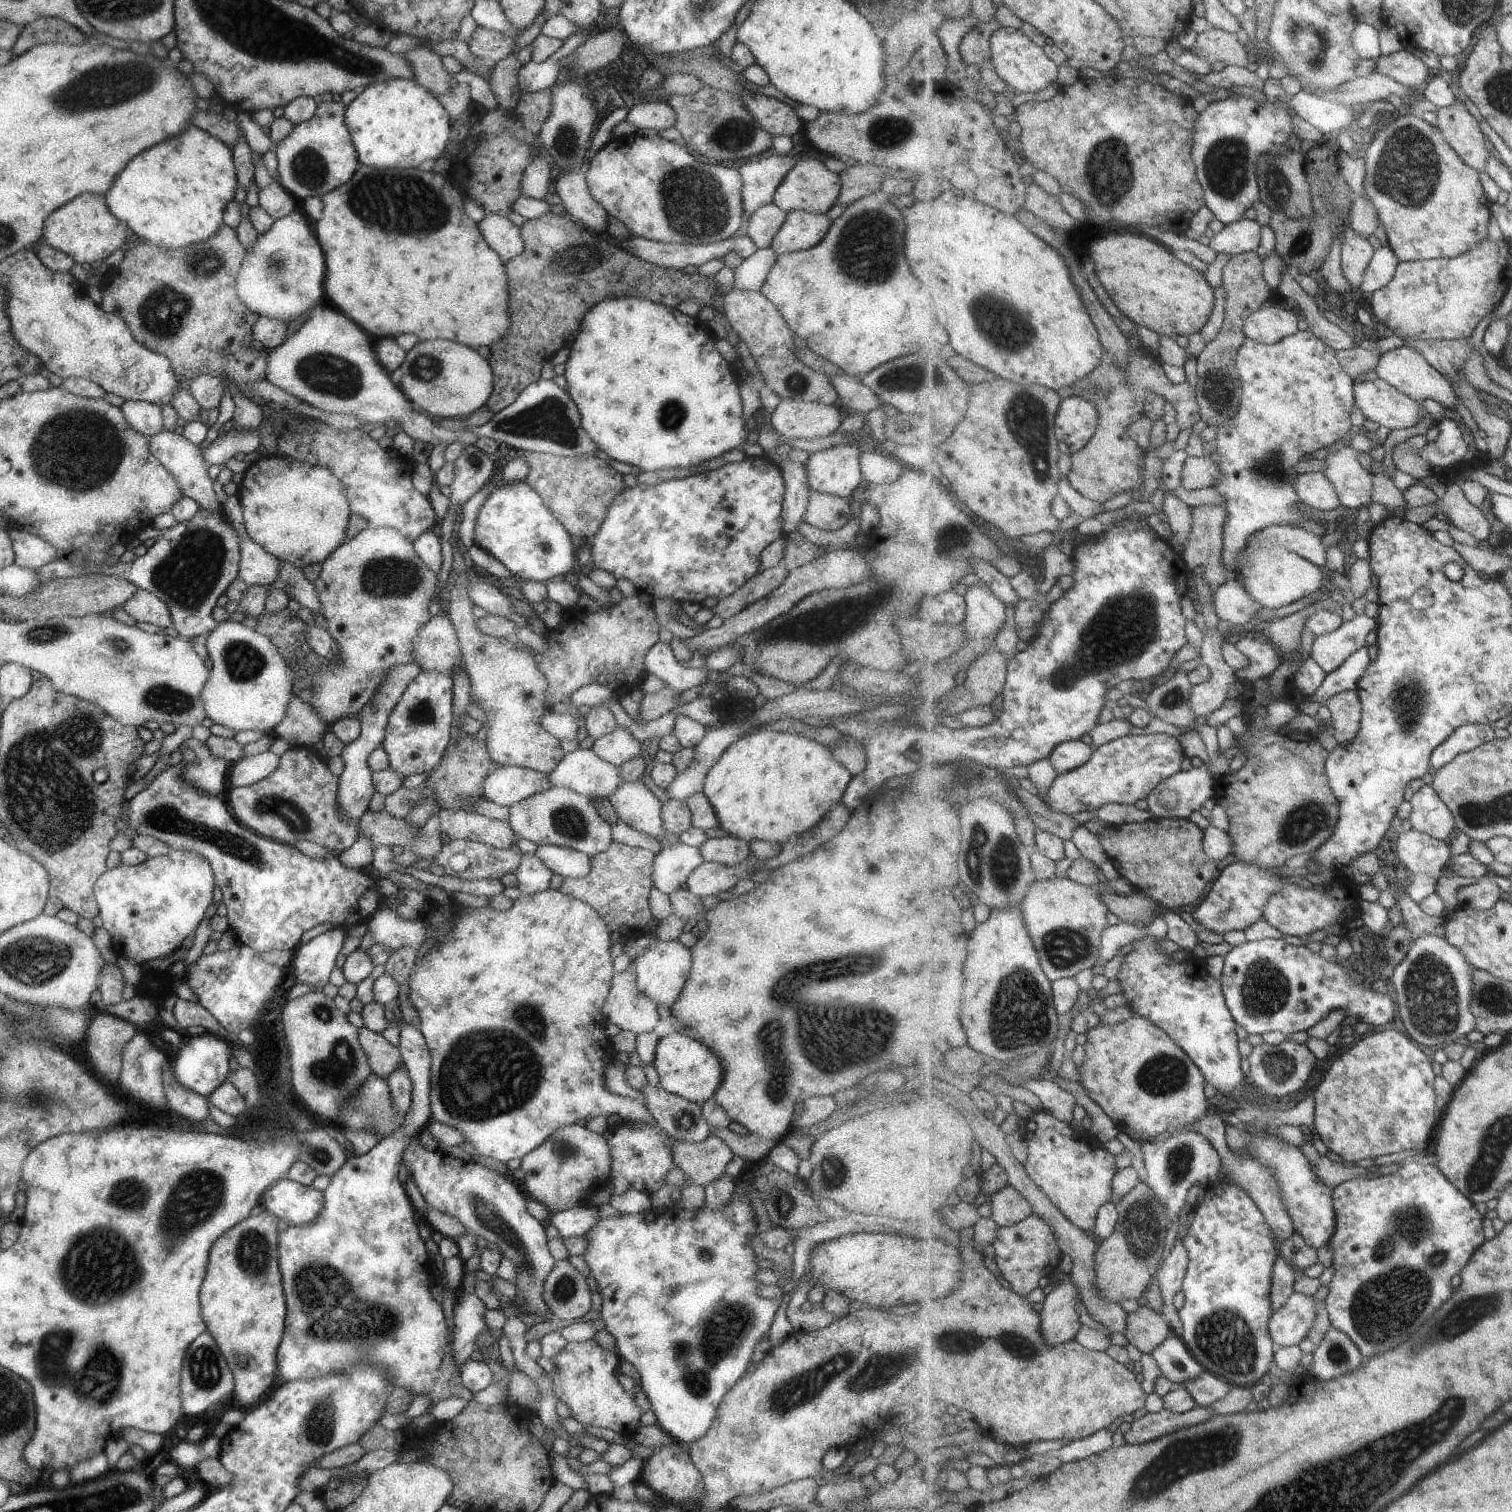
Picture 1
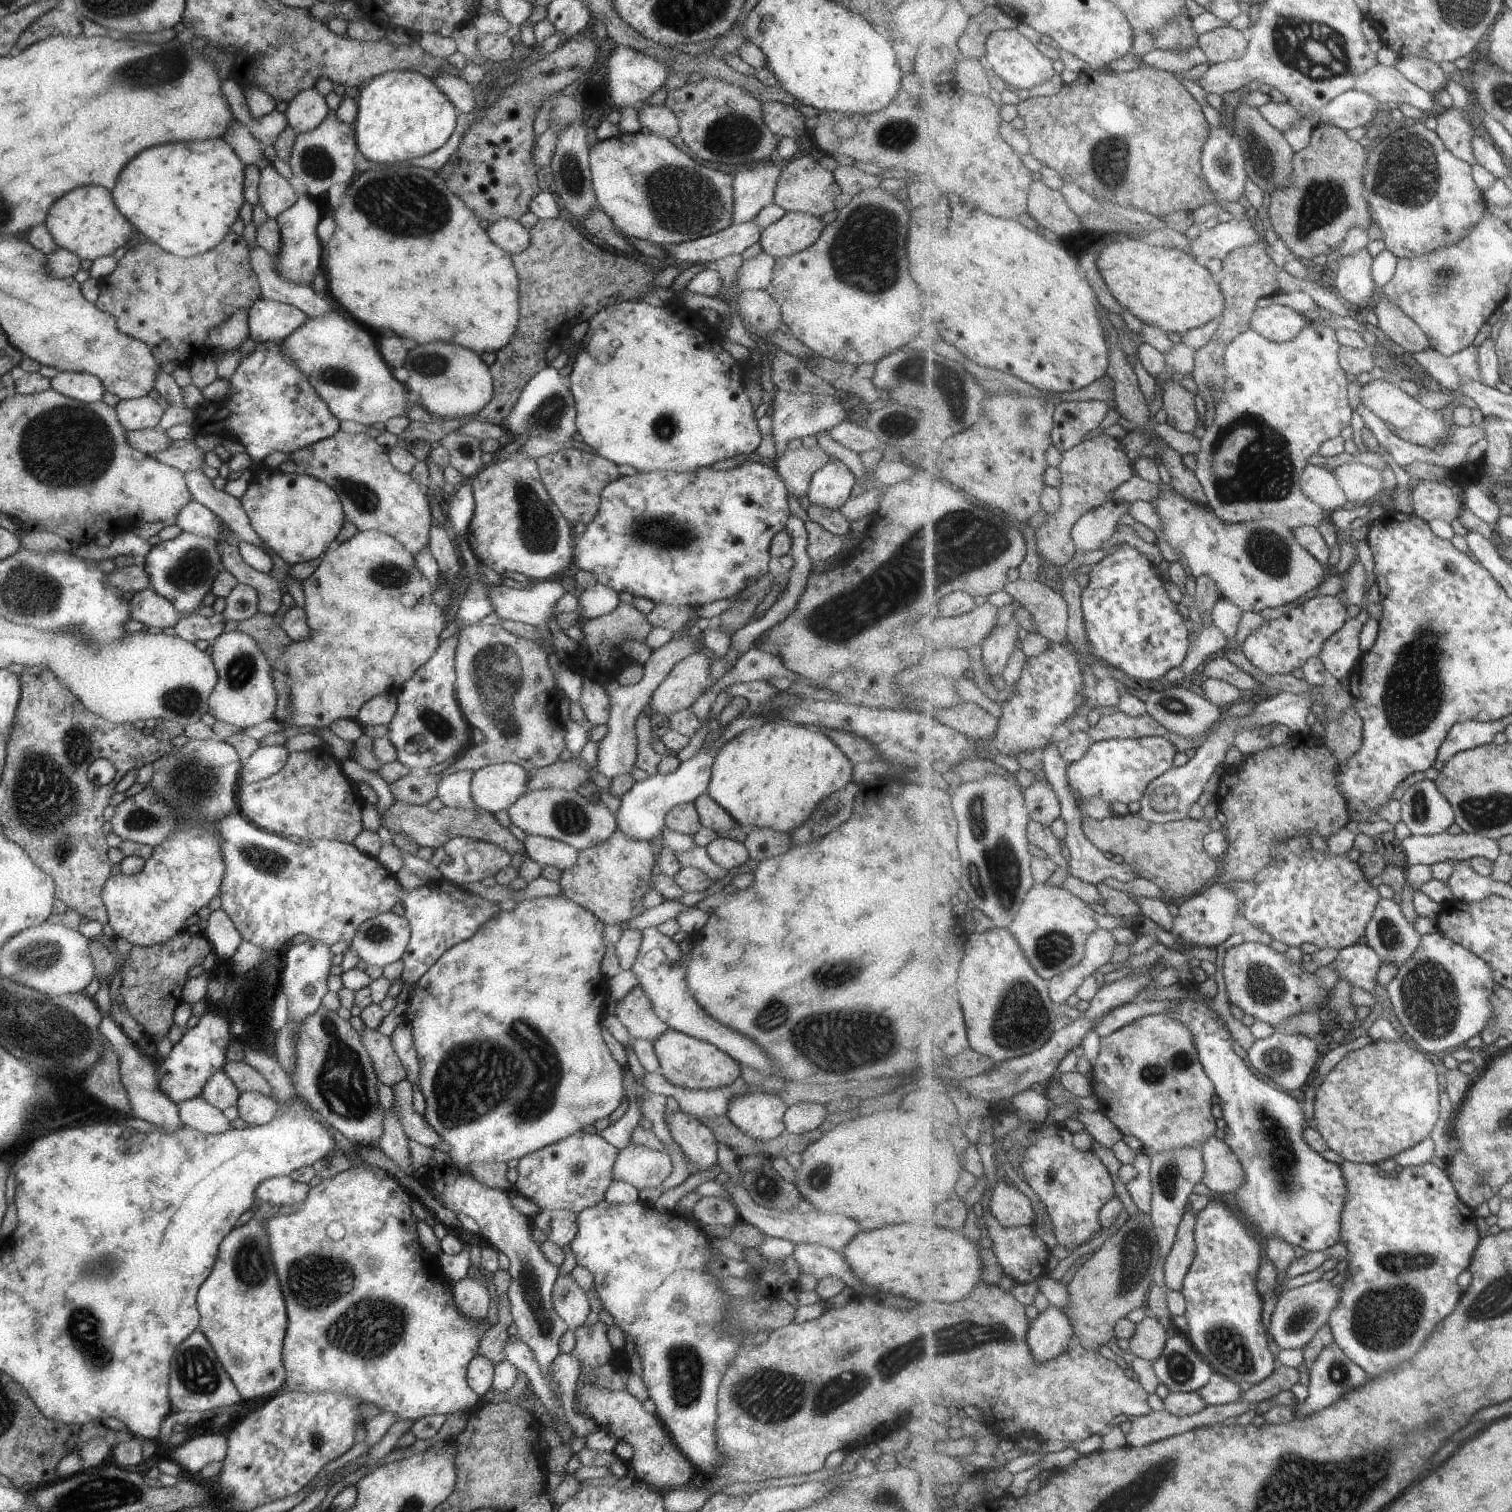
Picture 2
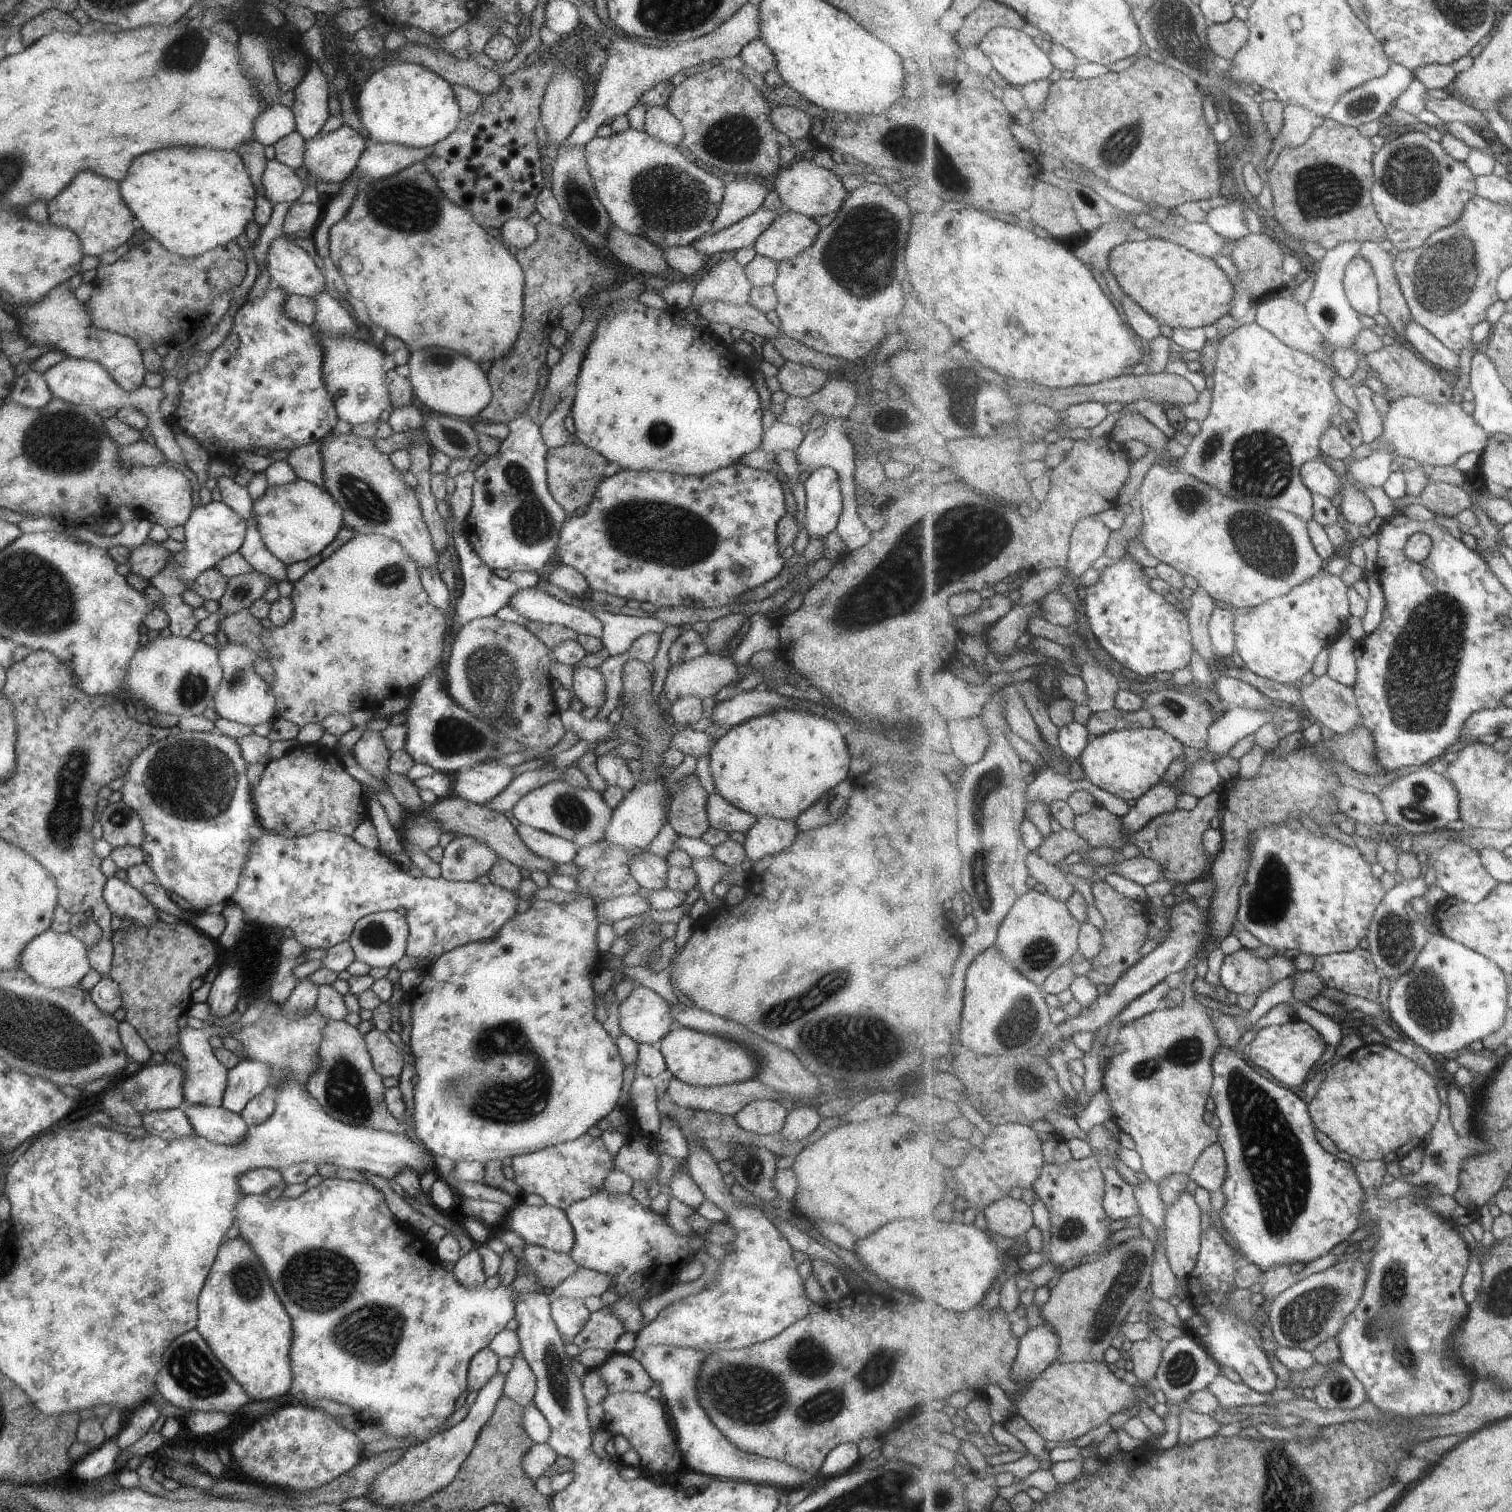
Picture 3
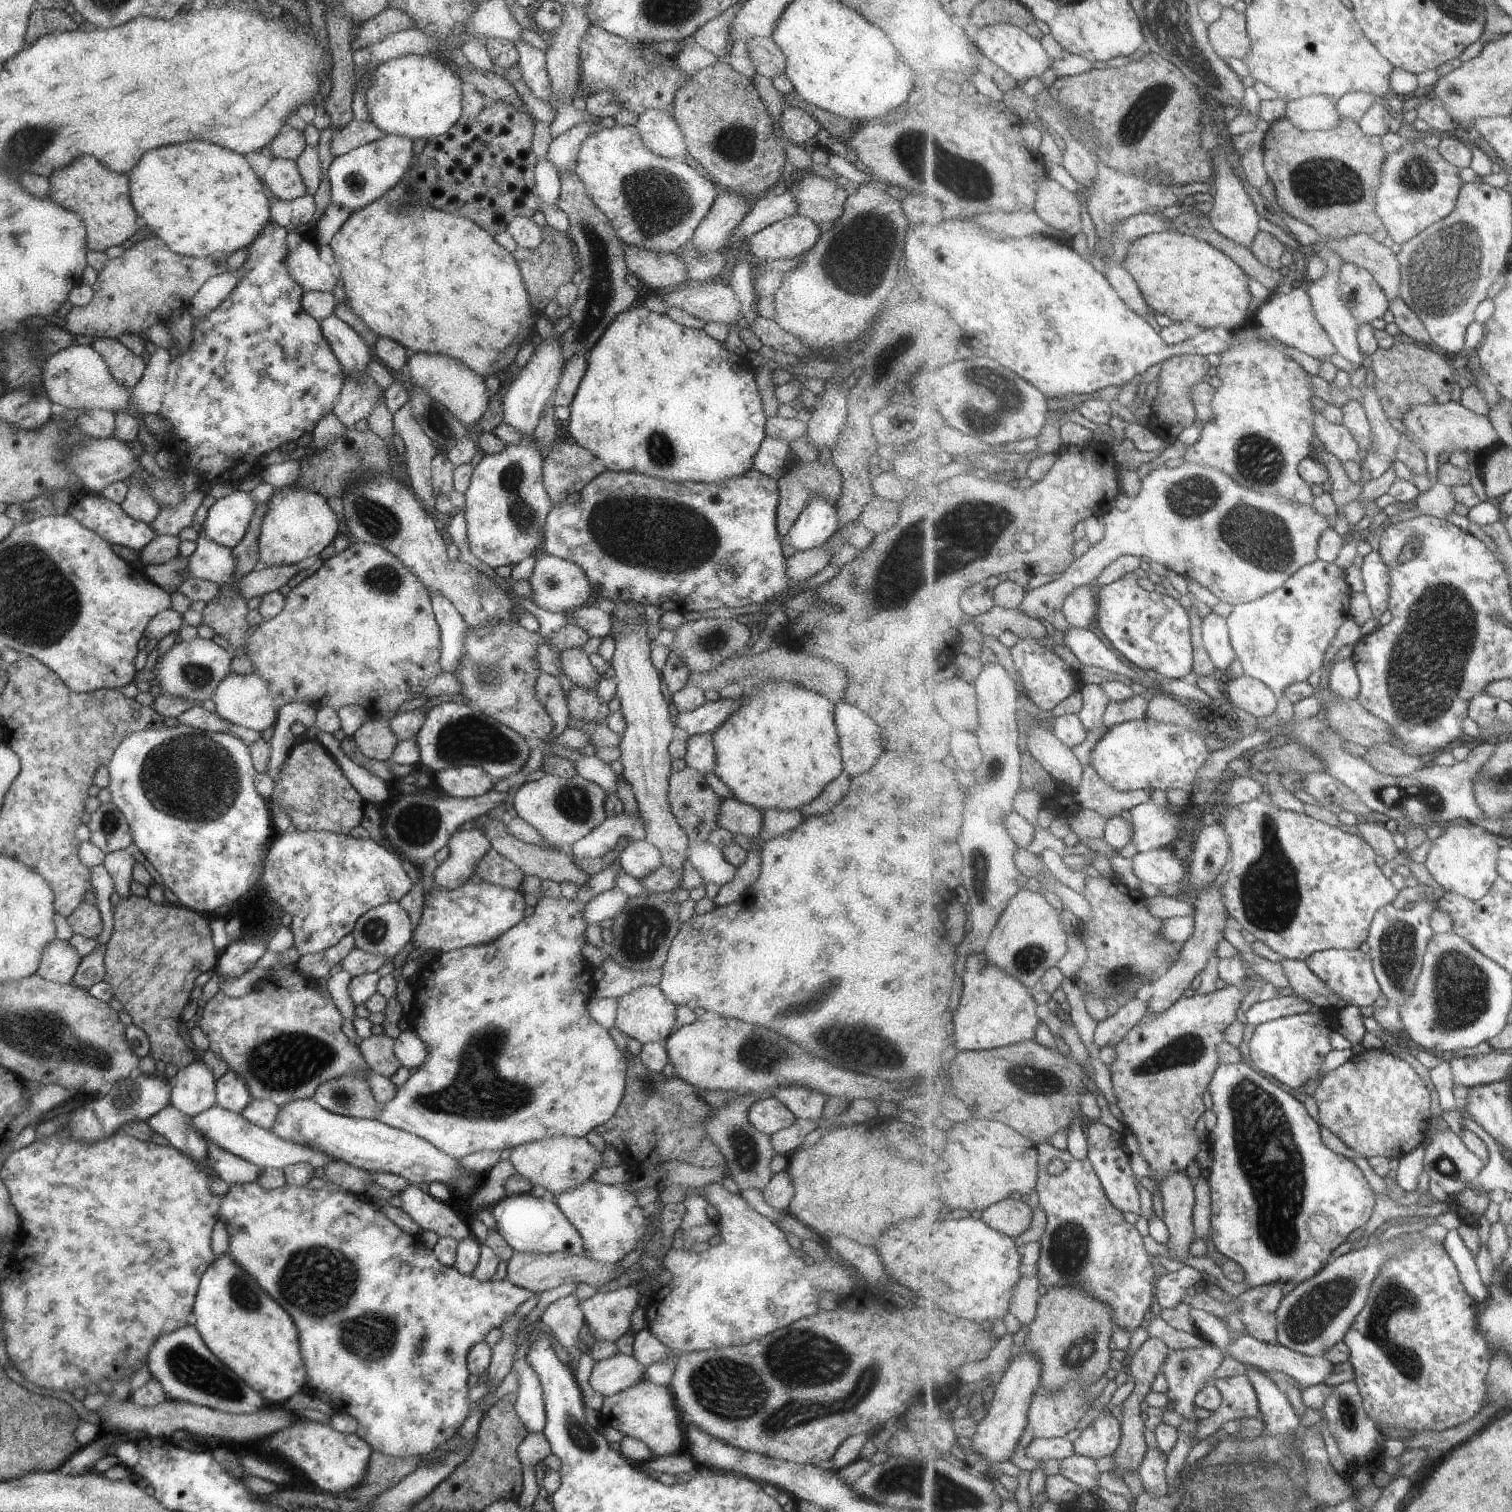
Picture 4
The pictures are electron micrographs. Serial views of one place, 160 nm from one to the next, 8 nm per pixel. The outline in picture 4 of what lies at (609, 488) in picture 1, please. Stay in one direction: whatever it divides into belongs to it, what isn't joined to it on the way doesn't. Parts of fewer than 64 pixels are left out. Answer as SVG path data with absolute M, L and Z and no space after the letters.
M556 442L545 452L542 460L542 485L554 504L562 503L567 494L579 492L594 476L605 470L604 462L600 458L575 442Z

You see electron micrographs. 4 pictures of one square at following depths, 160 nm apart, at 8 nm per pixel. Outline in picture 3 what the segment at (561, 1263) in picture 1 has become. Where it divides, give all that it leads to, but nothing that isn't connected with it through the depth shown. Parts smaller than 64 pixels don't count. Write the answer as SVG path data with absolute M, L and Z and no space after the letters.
M557 1297L550 1302L551 1318L559 1334L565 1339L575 1336L584 1327L589 1313L582 1299Z

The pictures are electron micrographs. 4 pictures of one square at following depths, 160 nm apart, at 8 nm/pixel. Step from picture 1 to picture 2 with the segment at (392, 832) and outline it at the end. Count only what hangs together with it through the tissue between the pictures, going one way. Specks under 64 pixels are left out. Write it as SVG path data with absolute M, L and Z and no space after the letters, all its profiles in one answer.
M395 802L385 808L381 816L380 824L389 828L390 832L399 832L407 838L411 838L417 847L428 847L434 850L454 837L470 837L474 840L489 842L505 850L510 856L514 853L525 854L522 842L517 840L507 828L503 828L491 812L476 808L462 810L459 808L450 808L441 806L437 811L429 811L424 805L415 806L415 804L403 804Z

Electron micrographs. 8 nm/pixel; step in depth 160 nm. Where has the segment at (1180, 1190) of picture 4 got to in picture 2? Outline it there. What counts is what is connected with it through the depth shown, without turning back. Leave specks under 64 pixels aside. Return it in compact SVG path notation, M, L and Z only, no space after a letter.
M1192 1210L1185 1212L1171 1254L1164 1262L1164 1280L1169 1291L1182 1291L1185 1278L1195 1262L1197 1254L1196 1226L1196 1212Z

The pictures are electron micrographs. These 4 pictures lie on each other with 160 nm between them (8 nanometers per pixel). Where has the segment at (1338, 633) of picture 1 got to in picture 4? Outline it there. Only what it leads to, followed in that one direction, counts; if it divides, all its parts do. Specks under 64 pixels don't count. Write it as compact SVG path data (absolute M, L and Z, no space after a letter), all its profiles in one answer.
M1351 658L1337 661L1331 666L1329 686L1336 697L1357 699L1361 690L1361 681Z

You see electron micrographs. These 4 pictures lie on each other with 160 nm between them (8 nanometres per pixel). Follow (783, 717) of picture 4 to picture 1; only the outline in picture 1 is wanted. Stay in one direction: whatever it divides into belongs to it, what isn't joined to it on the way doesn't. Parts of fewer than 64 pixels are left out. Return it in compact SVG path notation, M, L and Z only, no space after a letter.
M762 730L742 736L723 750L719 759L707 770L701 793L715 810L719 828L728 835L747 842L763 840L782 844L789 836L811 828L827 810L831 810L835 802L840 802L851 778L847 768L843 768L841 762L837 762L831 752L815 740L788 732Z

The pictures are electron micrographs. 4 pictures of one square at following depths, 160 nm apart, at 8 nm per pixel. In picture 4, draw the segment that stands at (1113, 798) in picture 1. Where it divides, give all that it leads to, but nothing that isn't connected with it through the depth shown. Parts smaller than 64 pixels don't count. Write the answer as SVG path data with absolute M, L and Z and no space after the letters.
M1149 716L1143 717L1108 729L1094 746L1089 764L1111 788L1122 793L1153 788L1166 791L1183 789L1193 794L1201 788L1198 772L1211 754L1205 744L1205 734L1173 723L1156 721Z

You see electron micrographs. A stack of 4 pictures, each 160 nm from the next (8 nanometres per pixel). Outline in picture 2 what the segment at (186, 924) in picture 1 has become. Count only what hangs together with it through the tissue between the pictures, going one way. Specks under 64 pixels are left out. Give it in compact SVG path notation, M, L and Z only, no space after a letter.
M215 737L188 739L179 747L172 747L169 752L159 756L151 763L153 774L146 785L153 788L157 800L165 804L167 810L173 810L175 830L159 844L151 847L152 854L144 861L139 874L124 875L122 873L109 876L101 888L108 925L113 930L113 938L123 938L125 942L136 946L154 946L169 940L173 934L184 930L185 920L197 910L206 907L209 900L219 894L221 880L225 874L223 848L219 846L219 834L215 824L229 814L239 813L237 793L242 785L239 777L241 762L232 748L223 740Z

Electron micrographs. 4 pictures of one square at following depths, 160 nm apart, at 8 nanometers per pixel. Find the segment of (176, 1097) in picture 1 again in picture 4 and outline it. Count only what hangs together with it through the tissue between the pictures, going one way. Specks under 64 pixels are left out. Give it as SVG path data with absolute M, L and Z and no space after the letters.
M217 1104L189 1119L192 1126L201 1136L211 1141L216 1147L225 1149L229 1154L242 1158L262 1169L267 1167L284 1169L286 1166L300 1162L306 1162L315 1168L317 1166L322 1167L325 1162L332 1159L330 1156L325 1155L324 1152L316 1151L314 1148L304 1147L303 1145L280 1139L267 1129L251 1124L240 1113L224 1109L217 1106Z

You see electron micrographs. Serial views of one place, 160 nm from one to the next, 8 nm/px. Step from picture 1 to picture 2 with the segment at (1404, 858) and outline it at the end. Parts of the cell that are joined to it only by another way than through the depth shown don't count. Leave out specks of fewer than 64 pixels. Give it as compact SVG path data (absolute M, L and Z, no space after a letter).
M1447 832L1437 835L1411 835L1401 841L1409 866L1416 864L1433 866L1451 860L1468 861L1474 857L1484 857L1496 862L1502 856L1498 840L1480 833L1452 835Z

